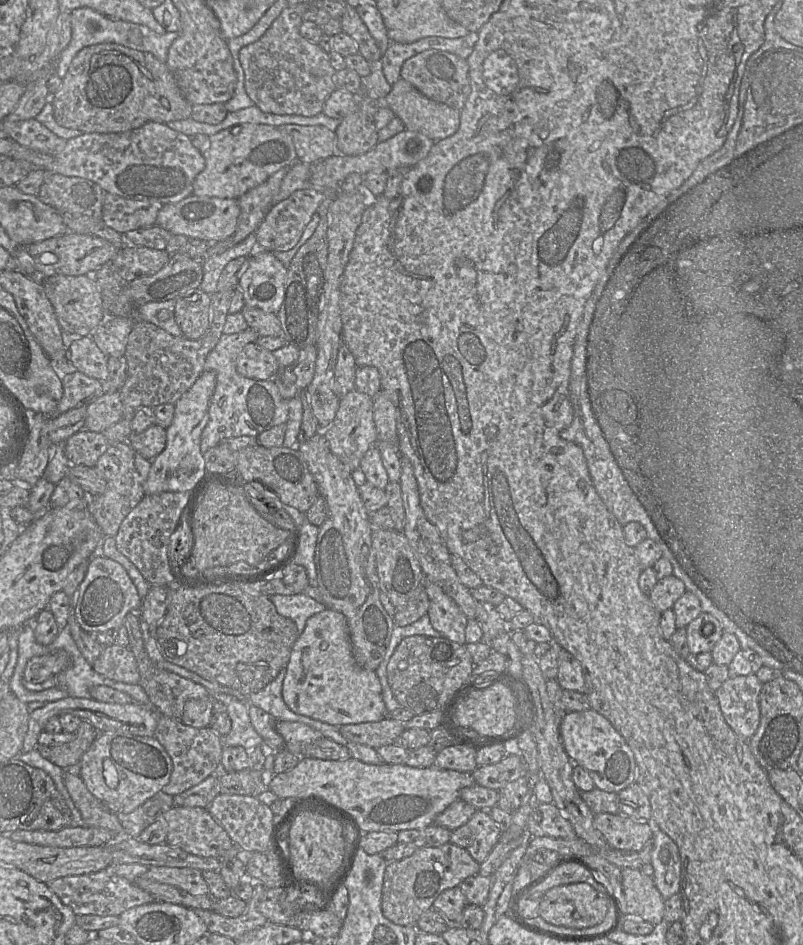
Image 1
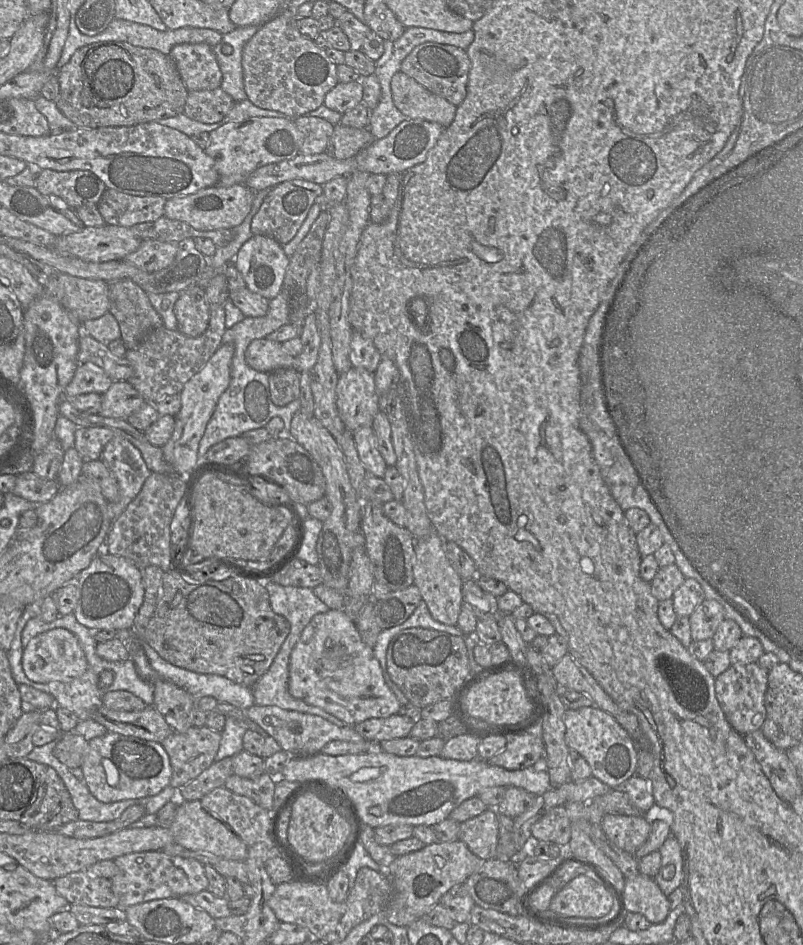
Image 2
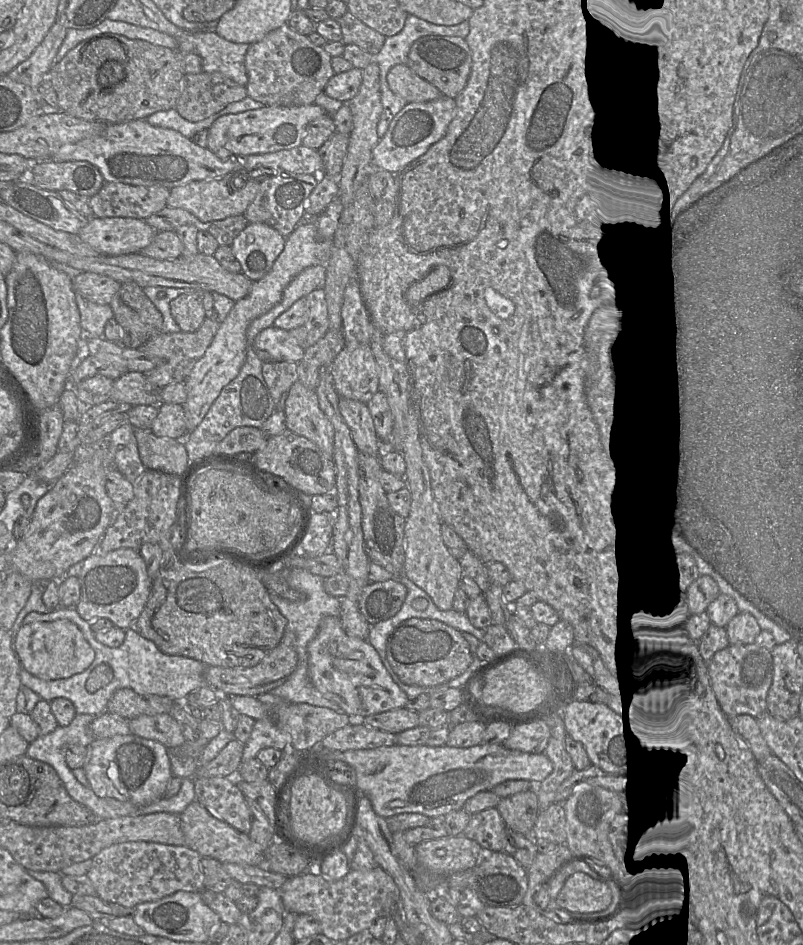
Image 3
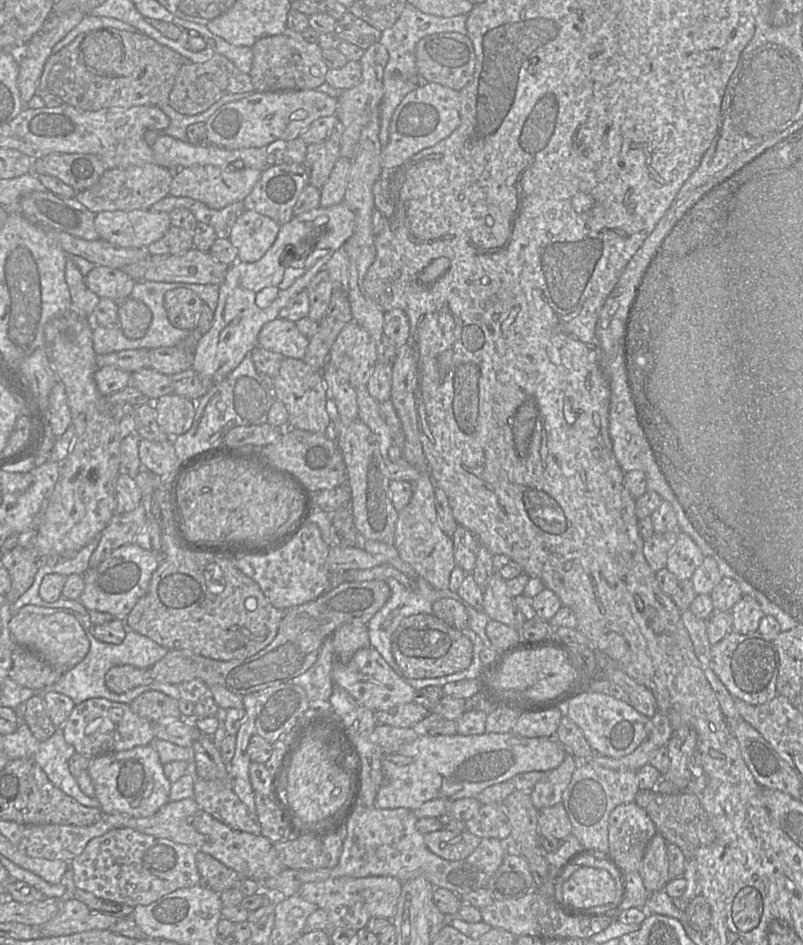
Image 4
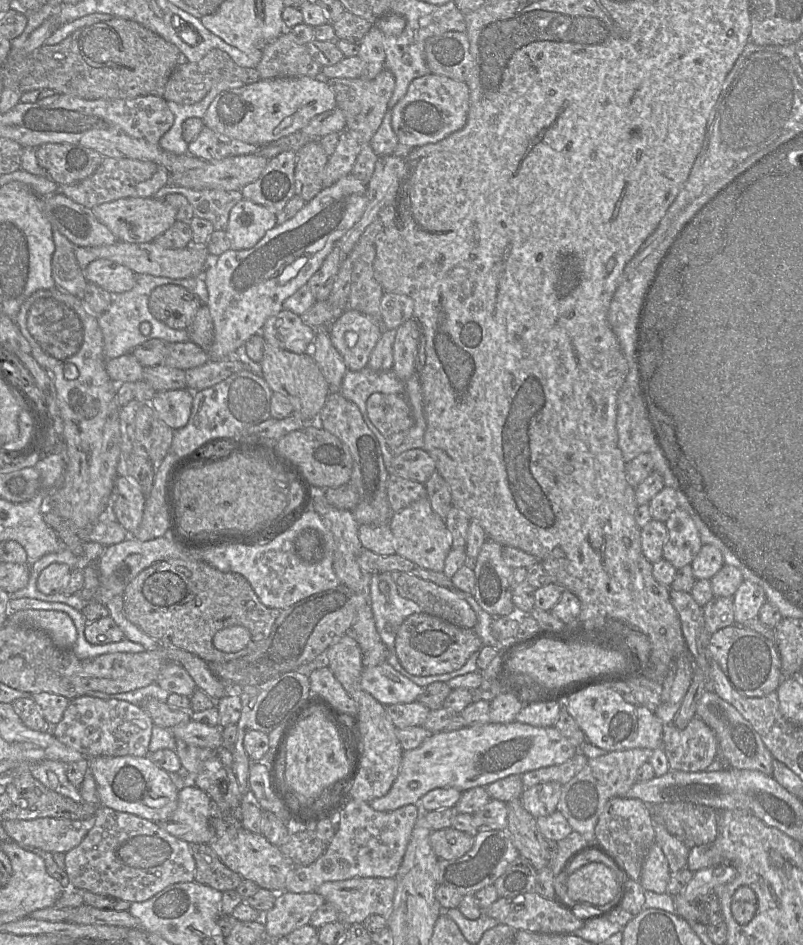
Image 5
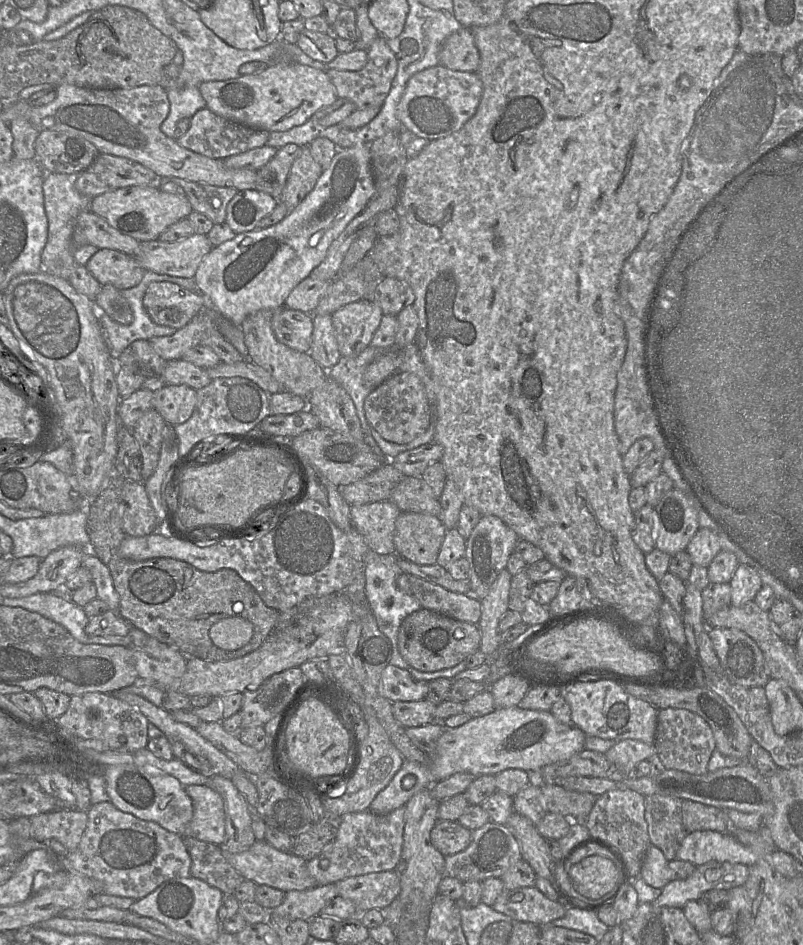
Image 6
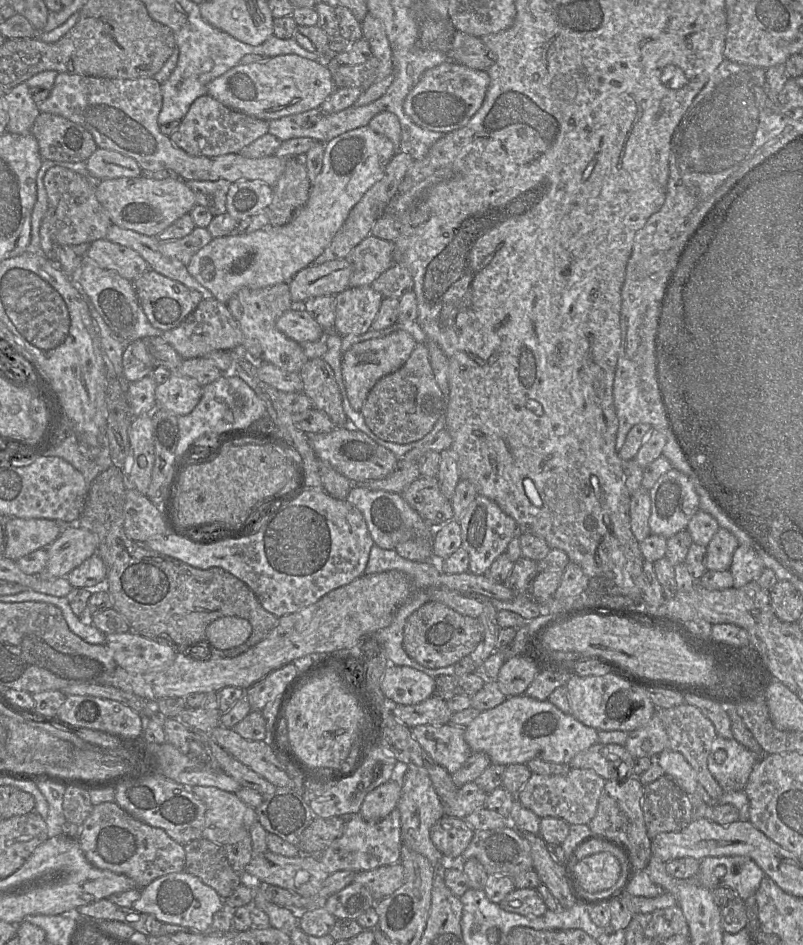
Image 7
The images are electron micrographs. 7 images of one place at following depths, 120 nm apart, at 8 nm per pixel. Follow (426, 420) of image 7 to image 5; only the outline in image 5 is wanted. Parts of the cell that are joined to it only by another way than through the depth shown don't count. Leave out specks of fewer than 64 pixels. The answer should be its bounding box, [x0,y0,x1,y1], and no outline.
[366,393,413,450]

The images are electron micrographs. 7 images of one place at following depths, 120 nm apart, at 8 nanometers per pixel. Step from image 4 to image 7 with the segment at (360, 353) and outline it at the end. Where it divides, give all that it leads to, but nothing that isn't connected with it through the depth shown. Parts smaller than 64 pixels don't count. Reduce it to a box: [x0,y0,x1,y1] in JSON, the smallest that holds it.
[334,286,383,337]

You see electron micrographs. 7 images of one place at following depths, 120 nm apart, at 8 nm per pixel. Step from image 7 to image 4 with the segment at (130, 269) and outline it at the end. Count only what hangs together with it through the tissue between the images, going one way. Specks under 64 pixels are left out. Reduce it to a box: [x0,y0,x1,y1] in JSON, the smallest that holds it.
[85,266,135,302]

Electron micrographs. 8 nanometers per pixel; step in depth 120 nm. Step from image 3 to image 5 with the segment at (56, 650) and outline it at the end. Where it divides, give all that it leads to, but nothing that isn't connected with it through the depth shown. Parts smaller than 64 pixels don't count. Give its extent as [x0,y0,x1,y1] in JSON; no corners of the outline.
[9,611,78,649]

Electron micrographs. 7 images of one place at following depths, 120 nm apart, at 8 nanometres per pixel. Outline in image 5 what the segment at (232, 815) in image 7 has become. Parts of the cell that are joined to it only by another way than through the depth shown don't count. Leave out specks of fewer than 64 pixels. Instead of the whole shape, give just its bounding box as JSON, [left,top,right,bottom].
[157,786,214,844]

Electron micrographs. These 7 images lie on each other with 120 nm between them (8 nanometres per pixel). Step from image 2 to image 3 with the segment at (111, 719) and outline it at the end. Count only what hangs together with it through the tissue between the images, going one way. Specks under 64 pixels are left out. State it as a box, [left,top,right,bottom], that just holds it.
[128,714,185,748]

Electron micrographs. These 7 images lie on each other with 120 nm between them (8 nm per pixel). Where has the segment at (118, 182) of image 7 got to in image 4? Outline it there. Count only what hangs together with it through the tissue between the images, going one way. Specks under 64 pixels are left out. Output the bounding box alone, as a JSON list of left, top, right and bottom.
[95,210,171,248]

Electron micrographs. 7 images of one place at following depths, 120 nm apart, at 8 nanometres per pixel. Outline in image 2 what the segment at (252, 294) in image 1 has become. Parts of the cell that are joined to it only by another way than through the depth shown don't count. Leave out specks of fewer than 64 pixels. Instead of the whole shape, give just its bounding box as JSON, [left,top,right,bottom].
[233,235,289,300]

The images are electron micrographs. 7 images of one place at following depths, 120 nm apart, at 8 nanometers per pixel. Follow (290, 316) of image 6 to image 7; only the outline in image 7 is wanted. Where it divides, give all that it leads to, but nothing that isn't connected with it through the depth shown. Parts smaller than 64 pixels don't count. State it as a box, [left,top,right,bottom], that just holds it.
[276,305,324,344]

